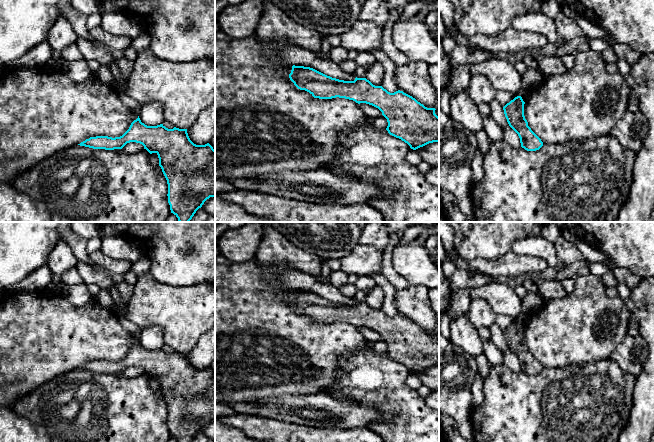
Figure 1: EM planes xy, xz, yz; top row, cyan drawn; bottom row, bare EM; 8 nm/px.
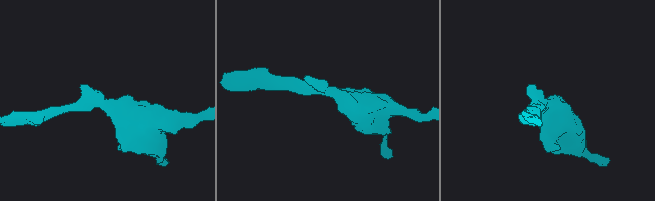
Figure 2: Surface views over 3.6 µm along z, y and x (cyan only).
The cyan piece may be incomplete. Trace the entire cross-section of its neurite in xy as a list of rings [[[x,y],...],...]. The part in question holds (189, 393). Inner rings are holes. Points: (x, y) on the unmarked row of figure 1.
[[[138,340],[120,361],[90,361],[78,369],[93,373],[114,374],[122,373],[130,366],[140,367],[150,378],[158,379],[159,390],[168,408],[167,420],[170,434],[177,442],[192,442],[207,423],[215,421],[215,374],[209,367],[194,368],[188,360],[187,353],[176,351],[168,353],[163,348],[147,350]]]

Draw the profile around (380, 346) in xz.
[[[383,339],[372,343],[372,348],[376,353],[386,353],[388,350],[387,343]]]

